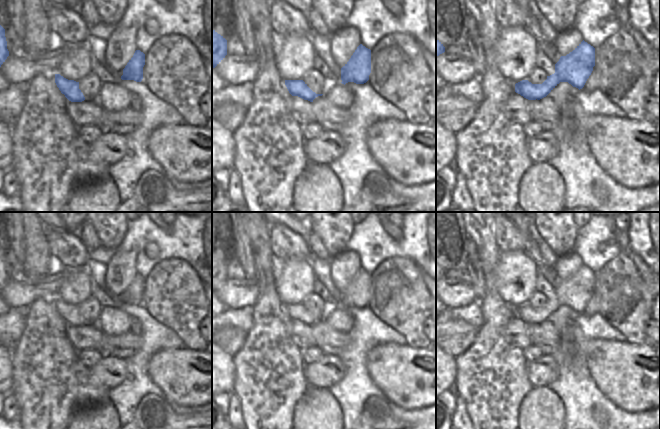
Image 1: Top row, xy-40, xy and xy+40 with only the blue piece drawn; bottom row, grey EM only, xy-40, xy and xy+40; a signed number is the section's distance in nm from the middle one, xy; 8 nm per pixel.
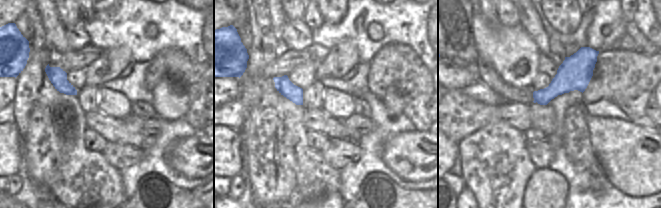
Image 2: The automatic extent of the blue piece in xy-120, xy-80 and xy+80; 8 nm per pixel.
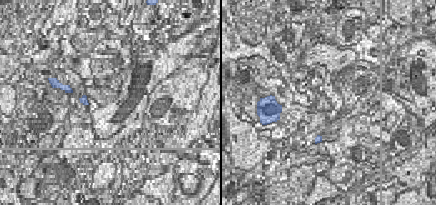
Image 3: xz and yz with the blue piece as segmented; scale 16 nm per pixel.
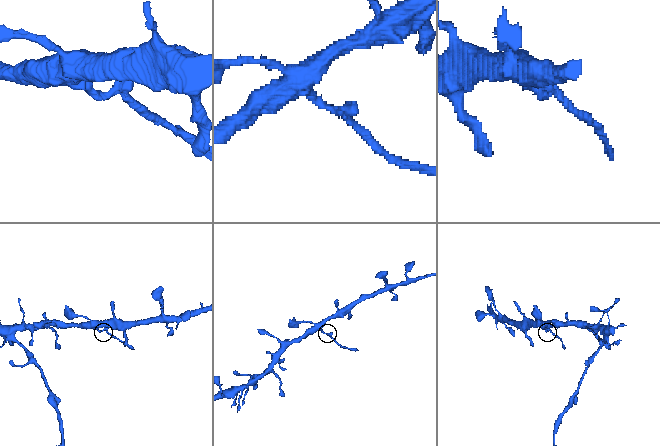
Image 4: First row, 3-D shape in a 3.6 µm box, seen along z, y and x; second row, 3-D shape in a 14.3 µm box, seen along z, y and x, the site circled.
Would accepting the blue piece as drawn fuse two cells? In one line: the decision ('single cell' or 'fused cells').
fused cells

